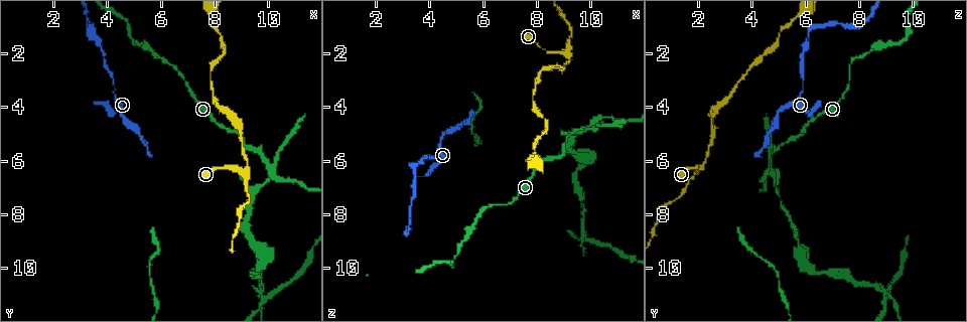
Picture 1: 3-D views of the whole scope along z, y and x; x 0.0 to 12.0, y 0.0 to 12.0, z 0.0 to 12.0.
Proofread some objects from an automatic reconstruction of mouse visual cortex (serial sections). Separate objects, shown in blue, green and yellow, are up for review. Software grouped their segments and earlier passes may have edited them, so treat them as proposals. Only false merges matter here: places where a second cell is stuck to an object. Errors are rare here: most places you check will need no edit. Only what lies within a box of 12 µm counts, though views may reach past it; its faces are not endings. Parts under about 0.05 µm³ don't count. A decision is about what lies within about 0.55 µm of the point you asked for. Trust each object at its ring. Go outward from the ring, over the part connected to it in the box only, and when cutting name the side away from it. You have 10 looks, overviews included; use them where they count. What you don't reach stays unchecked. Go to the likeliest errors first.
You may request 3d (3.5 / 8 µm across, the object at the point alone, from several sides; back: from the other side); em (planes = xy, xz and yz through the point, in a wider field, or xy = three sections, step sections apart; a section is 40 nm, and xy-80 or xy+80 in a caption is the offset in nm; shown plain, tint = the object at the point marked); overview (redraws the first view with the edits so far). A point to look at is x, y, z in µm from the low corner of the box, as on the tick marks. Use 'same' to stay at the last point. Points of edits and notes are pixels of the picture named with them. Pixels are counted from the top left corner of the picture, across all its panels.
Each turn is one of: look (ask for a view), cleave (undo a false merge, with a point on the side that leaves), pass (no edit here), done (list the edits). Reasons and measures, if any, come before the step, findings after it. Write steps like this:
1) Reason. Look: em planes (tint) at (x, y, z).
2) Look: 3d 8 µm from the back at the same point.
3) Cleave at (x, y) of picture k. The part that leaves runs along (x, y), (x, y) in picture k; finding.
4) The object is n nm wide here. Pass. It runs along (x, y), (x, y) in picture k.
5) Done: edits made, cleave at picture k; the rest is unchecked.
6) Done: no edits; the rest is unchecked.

Three-way junction. Look: em xy step 2 (tint) at (10.2, 6.4, 4.6).

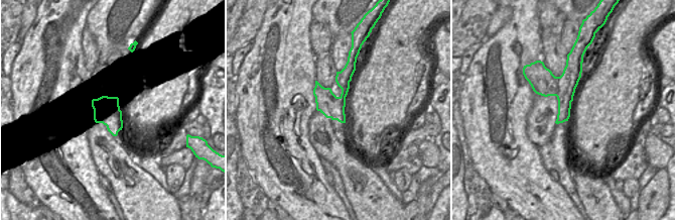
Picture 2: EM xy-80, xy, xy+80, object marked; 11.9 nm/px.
Look: 3d 3.5 µm at the same point.

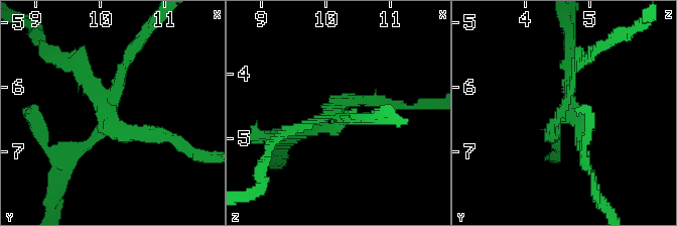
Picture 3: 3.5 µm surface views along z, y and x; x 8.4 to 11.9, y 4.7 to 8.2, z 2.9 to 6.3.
Cleave at (127, 60) of picture 3. A border runs along (559, 77), (558, 93), (556, 96) in picture 2; a second cell is stuck on.

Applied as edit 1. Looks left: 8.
See it whole again. Look: overview.

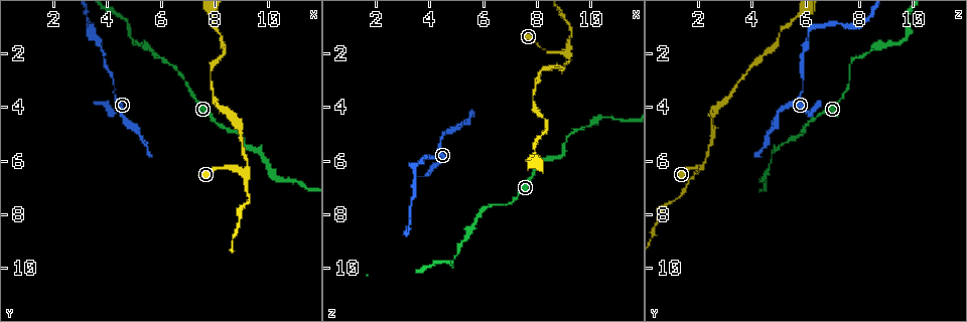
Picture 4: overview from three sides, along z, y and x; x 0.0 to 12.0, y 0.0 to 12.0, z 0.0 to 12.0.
Thin neck. Look: 3d 3.5 µm at (9.1, 6.4, 2.0).

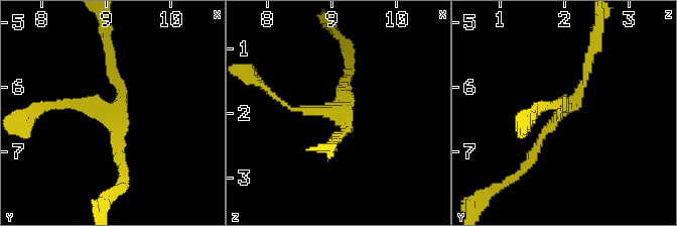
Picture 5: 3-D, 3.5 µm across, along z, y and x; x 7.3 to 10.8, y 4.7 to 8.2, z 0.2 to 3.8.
Look: em xy step 2 (tint) at (9.05, 6.35, 2.00).

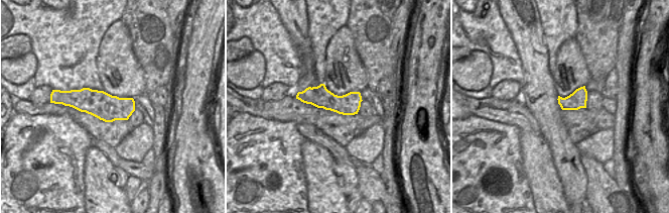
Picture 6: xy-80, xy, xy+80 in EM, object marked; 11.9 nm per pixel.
Pass. It runs along (299, 95), (359, 99) in picture 6; all the same cell.

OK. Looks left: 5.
Sharp bend. Look: 3d 8 µm at (3.4, 1.1, 6.2).

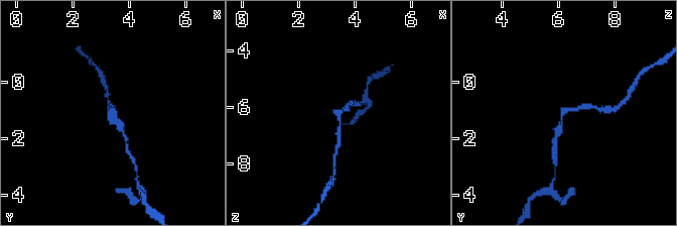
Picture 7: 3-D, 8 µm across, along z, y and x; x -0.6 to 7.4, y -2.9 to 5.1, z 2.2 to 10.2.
Look: 3d 3.5 µm at (3.5, 1.0, 6.2).

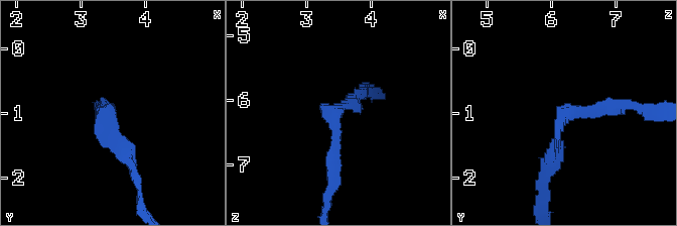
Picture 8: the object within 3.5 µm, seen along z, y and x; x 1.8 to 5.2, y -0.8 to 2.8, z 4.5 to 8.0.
Look: em planes (tint) at (3.45, 1.10, 6.20).

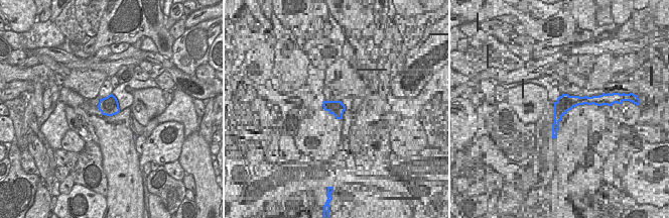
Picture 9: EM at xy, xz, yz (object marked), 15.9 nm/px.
Pass. One cell here.

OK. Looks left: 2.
Done: edits made, cleave at picture 3; the rest is unchecked.

